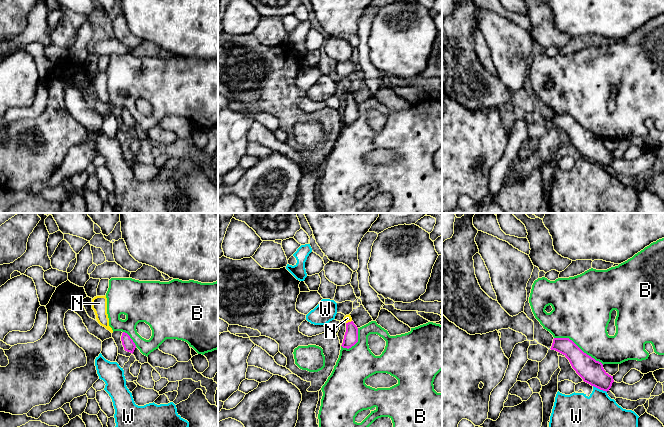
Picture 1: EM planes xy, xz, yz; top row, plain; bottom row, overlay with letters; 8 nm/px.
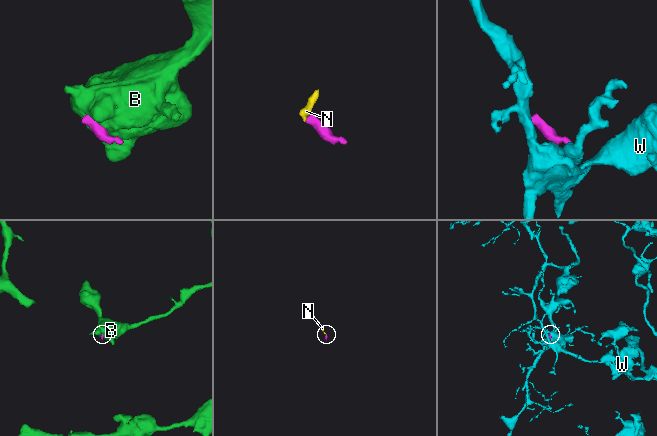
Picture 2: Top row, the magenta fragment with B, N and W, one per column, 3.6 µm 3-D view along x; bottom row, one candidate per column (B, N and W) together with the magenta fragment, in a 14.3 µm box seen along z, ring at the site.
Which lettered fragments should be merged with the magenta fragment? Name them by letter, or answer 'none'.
N

